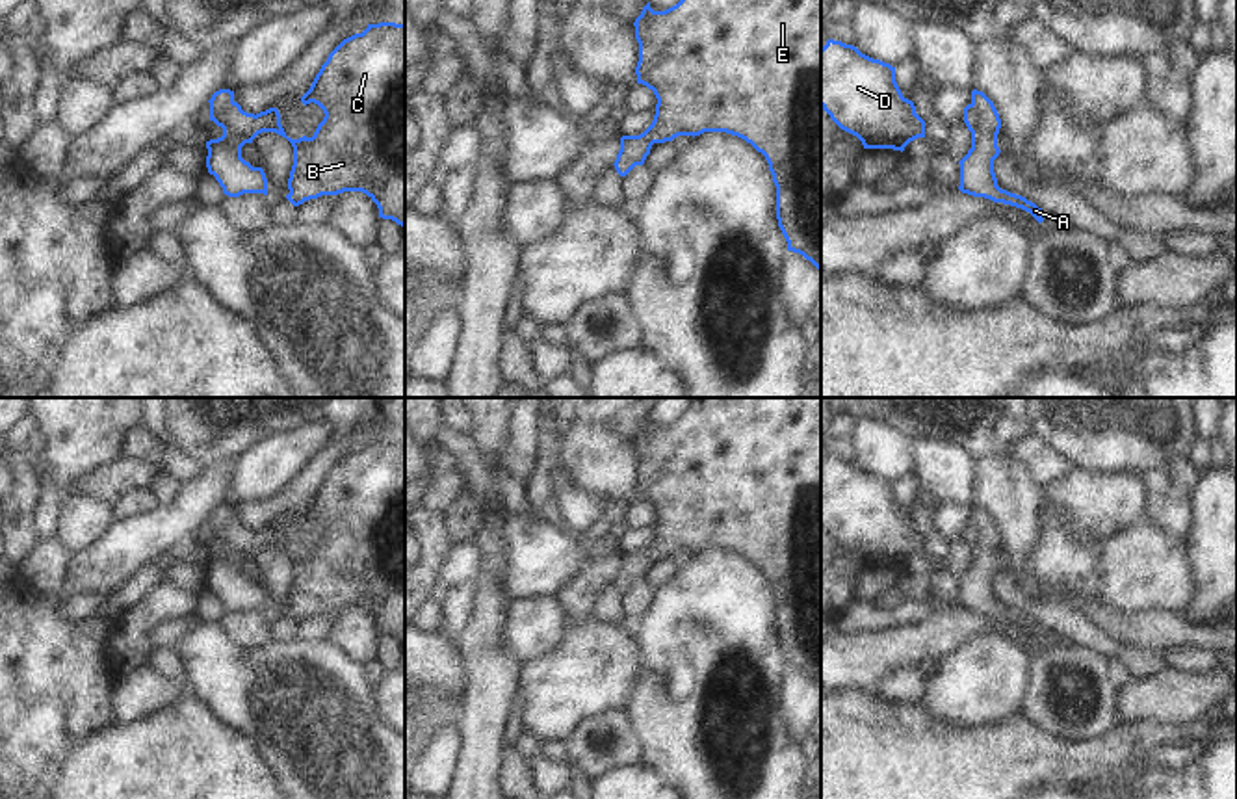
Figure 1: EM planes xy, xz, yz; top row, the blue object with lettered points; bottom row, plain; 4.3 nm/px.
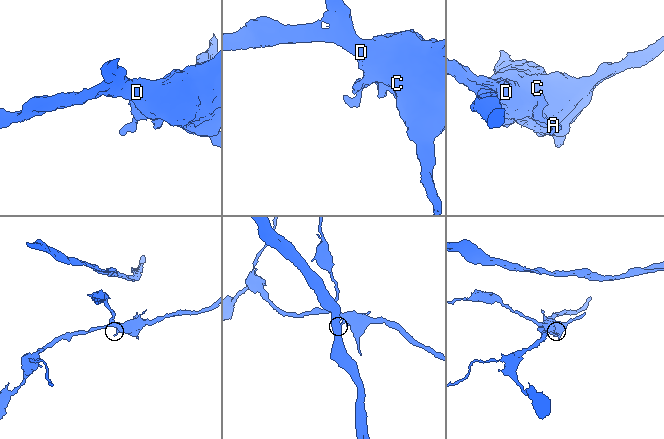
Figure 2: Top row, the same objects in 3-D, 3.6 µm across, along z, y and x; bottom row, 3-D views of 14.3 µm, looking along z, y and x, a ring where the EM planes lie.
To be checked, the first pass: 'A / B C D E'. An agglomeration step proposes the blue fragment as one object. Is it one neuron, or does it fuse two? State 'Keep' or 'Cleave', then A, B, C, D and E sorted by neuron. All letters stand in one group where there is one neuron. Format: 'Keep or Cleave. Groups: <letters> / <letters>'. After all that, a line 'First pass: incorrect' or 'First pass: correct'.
Cleave. Groups: A / B C D E
First pass: correct

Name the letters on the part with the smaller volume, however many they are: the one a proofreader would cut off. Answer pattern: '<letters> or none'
A

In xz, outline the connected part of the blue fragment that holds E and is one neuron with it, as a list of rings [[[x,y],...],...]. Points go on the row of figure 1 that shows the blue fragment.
[[[680,0],[665,11],[654,11],[648,2],[633,26],[639,43],[637,84],[652,89],[658,98],[654,121],[645,130],[650,141],[665,143],[678,136],[726,132],[750,143],[769,164],[776,186],[776,219],[788,251],[802,255],[821,271],[821,0]]]

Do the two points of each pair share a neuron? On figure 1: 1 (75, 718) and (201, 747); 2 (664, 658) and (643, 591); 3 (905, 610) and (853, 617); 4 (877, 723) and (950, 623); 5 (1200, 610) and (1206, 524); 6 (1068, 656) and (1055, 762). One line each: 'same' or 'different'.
1: different
2: different
3: same
4: different
5: same
6: different

